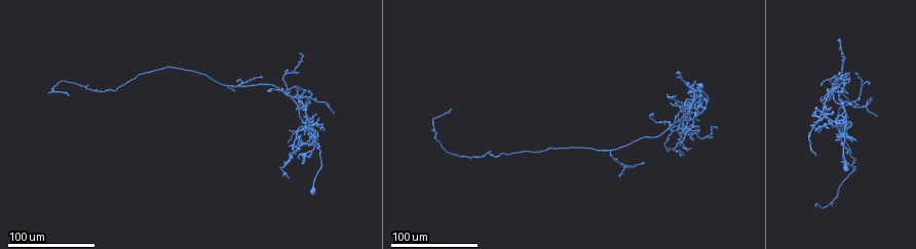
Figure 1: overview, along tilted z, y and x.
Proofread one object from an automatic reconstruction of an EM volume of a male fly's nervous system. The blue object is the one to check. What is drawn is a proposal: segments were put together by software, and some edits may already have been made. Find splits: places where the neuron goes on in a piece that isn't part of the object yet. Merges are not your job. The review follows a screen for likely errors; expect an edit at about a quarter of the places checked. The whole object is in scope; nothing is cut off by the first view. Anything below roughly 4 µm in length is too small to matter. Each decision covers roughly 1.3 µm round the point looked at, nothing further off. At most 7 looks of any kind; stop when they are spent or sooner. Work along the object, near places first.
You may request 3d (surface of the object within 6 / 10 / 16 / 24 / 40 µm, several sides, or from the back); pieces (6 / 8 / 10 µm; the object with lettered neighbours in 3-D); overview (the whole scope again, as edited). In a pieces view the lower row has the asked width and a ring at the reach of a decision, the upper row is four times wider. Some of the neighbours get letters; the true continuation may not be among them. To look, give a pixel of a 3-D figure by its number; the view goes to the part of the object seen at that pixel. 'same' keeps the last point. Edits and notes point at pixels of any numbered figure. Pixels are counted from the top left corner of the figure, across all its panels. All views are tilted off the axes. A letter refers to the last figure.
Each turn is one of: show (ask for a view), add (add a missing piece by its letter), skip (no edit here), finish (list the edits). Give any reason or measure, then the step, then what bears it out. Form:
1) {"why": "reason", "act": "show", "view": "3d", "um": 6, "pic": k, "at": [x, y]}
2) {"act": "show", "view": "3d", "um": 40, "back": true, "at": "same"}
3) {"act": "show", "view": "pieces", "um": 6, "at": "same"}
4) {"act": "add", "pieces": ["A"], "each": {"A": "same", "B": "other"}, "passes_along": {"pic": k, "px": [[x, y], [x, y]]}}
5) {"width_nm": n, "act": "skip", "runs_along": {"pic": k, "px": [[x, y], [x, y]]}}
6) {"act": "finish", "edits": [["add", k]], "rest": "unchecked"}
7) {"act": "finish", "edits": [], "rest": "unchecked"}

{"why": "tapers out", "act": "show", "view": "3d", "um": 24, "pic": 1, "at": [87, 85]}

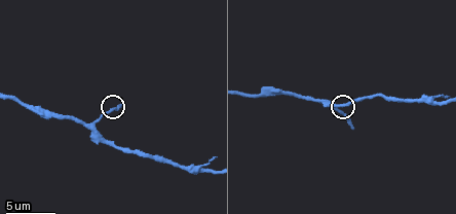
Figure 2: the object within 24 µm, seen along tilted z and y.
{"act": "show", "view": "pieces", "um": 10, "pic": 2, "at": [352, 127]}

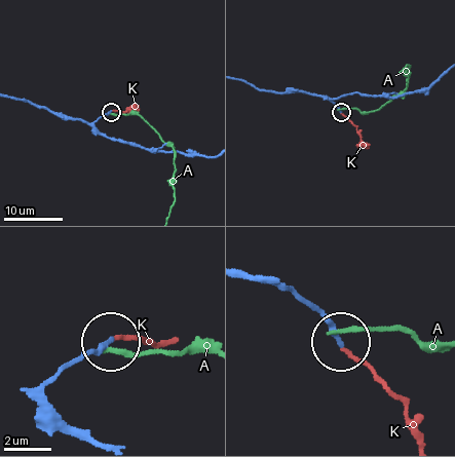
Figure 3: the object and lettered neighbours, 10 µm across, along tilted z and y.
{"width_nm": 180, "act": "add", "pieces": ["K"], "each": {"A": "other", "K": "same"}, "passes_along": {"pic": 3, "px": [[97, 120], [110, 111], [123, 112], [139, 105]]}, "found": "it goes on there"}

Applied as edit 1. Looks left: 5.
{"why": "branch stops here", "act": "show", "view": "3d", "um": 24, "pic": 1, "at": [642, 162]}

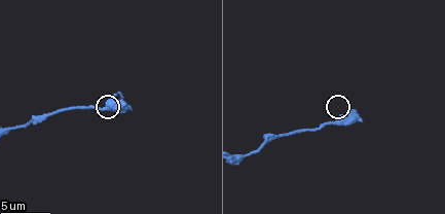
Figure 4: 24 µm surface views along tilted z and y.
{"why": "see the neighbours", "act": "show", "view": "pieces", "um": 6, "pic": 4, "at": [121, 94]}

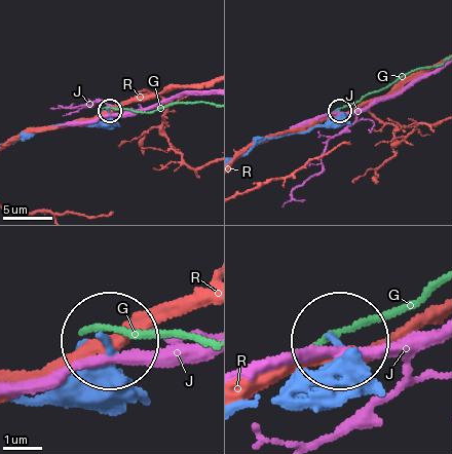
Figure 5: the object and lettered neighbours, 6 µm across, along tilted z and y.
{"act": "skip", "each": {"G": "other", "J": "other", "R": "other"}, "runs_along": {"pic": 5, "px": [[242, 156], [269, 139], [324, 125], [340, 110]]}, "found": "no lettered piece goes on from it"}

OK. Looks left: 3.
{"why": "free end", "act": "show", "view": "3d", "um": 40, "pic": 1, "at": [313, 135]}

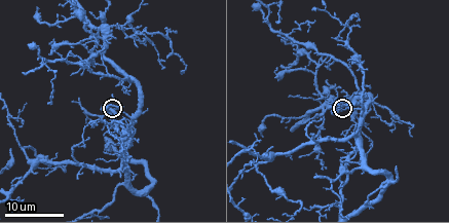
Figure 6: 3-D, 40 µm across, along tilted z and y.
{"act": "show", "view": "pieces", "um": 6, "pic": 6, "at": [102, 110]}

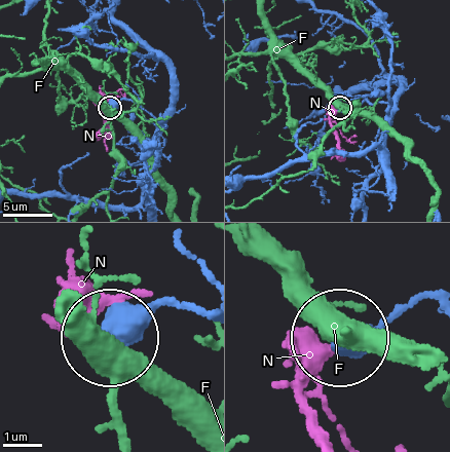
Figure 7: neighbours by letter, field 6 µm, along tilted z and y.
{"act": "skip", "each": {"F": "other", "N": "other"}, "found": "none of them fits"}

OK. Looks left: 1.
{"act": "finish", "edits": [["add", 3]], "rest": "unchecked"}

